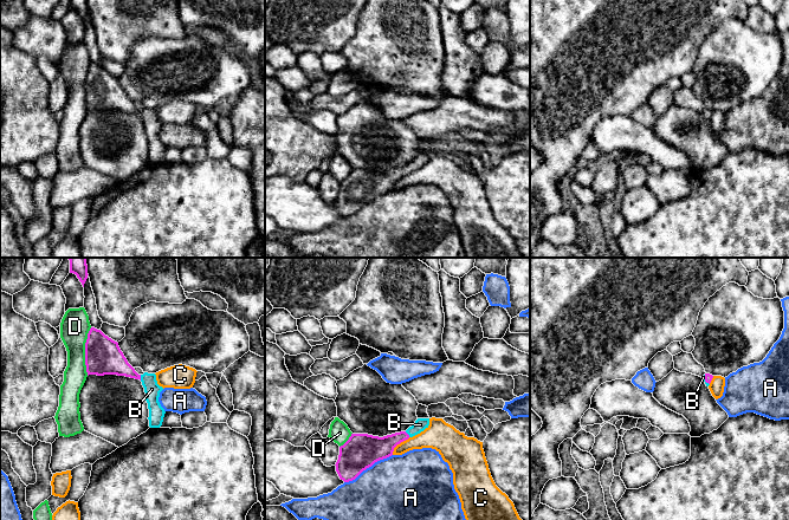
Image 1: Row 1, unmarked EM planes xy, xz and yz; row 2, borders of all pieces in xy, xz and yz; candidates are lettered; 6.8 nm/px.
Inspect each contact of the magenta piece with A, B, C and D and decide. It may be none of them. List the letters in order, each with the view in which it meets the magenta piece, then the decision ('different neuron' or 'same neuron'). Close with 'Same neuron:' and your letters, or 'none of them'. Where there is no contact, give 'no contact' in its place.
A: contact in xz; different neuron
B: contact in xy; same neuron
C: contact in xz; different neuron
D: contact in xy; different neuron
Same neuron: B

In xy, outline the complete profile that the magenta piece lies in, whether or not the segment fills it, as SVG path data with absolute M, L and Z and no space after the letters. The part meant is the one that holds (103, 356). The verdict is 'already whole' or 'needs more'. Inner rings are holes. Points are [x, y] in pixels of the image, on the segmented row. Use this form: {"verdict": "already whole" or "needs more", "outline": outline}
{"verdict": "needs more", "outline": "M91 327L85 343L85 365L89 375L117 375L140 379L144 388L145 401L149 409L149 427L160 428L164 417L164 409L159 402L163 390L157 384L156 375L144 372L138 375L128 363L118 343L105 336L101 330Z"}

